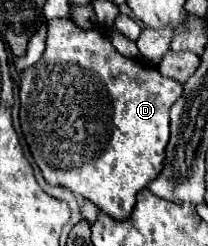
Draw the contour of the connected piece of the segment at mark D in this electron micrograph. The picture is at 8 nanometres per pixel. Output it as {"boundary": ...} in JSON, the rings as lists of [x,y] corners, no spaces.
{"boundary":[[[72,20],[48,22],[42,58],[20,74],[20,126],[24,140],[50,186],[64,186],[96,204],[114,220],[126,220],[136,194],[158,174],[170,138],[170,106],[180,98],[182,86],[152,66],[136,66],[118,54],[100,30],[80,30]]]}

